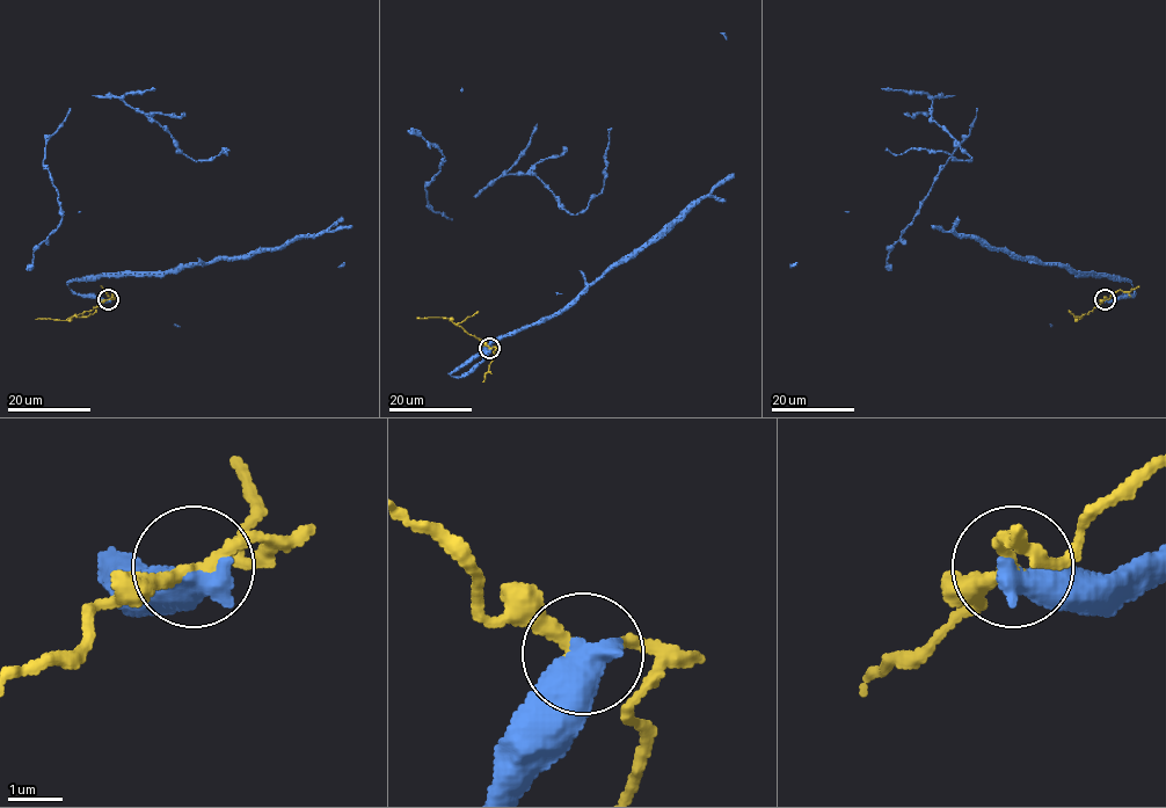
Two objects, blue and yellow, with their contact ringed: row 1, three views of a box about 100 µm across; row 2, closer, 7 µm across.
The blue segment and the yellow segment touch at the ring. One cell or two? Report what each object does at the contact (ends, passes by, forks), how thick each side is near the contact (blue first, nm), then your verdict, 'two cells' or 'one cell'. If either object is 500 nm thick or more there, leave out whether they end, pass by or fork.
700 nm thick on the blue side, 240 nm on the other; two cells

